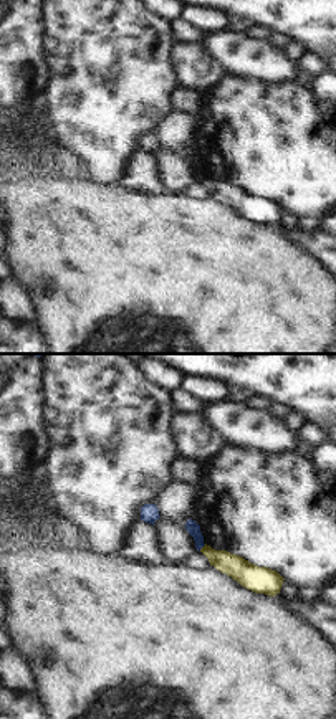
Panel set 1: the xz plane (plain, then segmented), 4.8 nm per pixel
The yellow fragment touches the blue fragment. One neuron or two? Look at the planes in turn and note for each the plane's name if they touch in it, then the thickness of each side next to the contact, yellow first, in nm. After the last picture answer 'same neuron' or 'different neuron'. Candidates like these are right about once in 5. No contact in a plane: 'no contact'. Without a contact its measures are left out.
contact in xz; calibres 120 and 70 nm

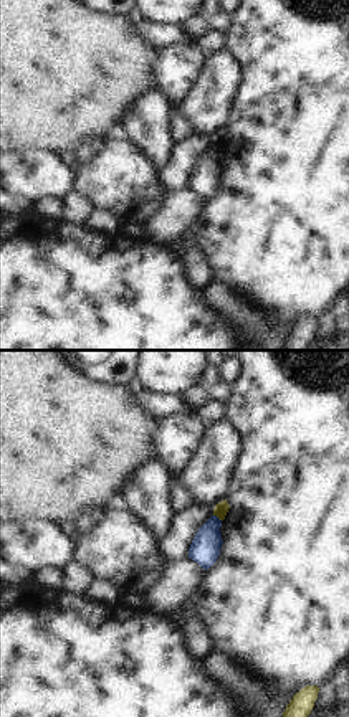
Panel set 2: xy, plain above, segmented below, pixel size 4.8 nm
contact in xy; calibres 70 and 140 nm

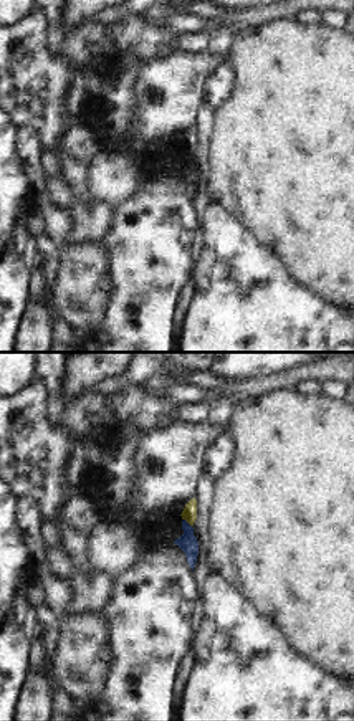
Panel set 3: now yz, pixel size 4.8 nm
contact in yz; calibres 70 and 90 nm

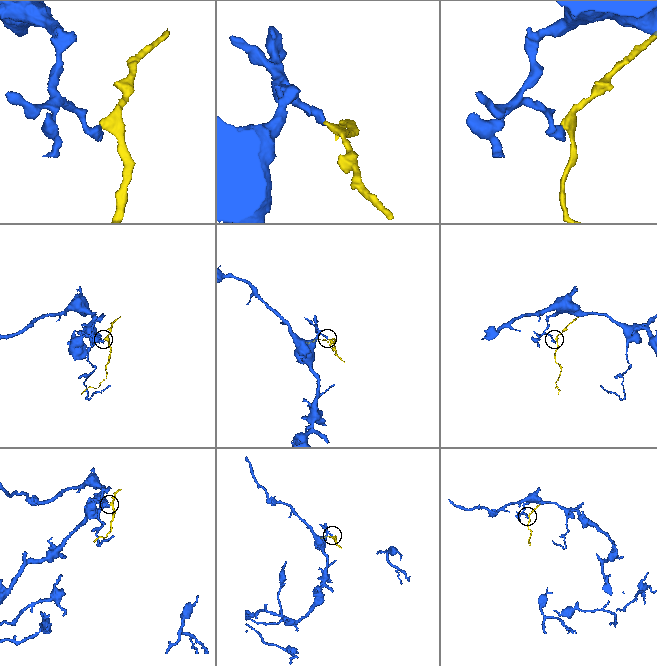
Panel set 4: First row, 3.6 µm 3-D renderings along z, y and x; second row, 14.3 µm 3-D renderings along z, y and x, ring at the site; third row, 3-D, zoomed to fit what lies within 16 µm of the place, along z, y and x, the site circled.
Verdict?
different neuron

